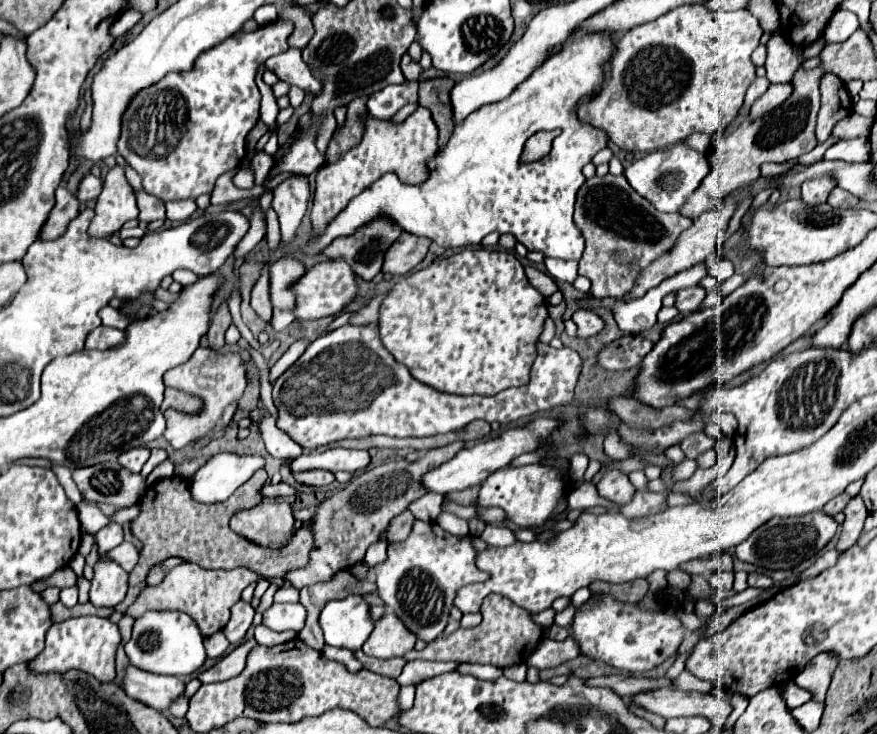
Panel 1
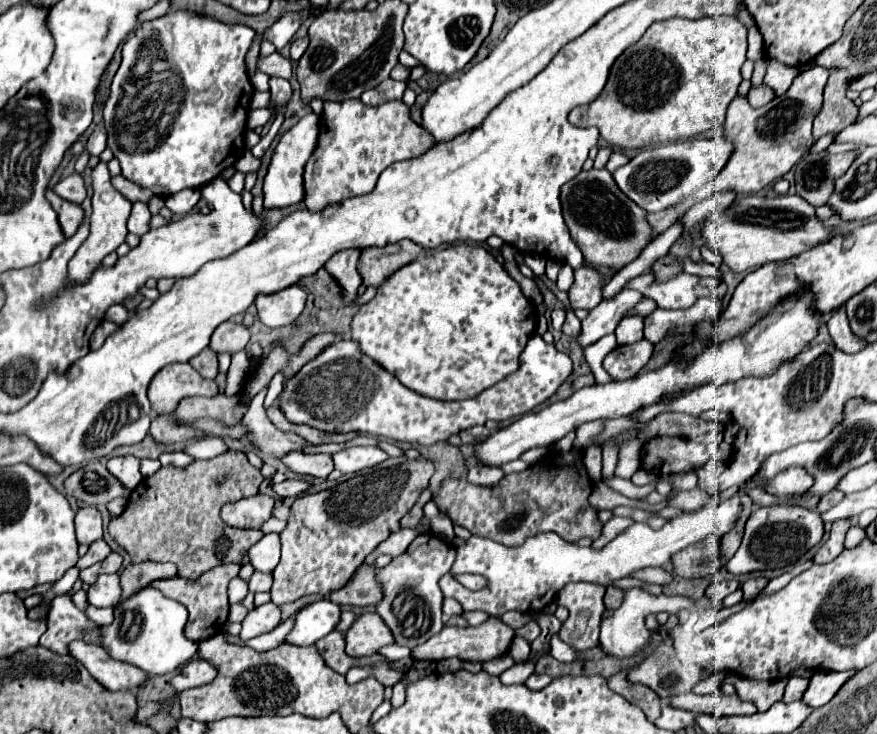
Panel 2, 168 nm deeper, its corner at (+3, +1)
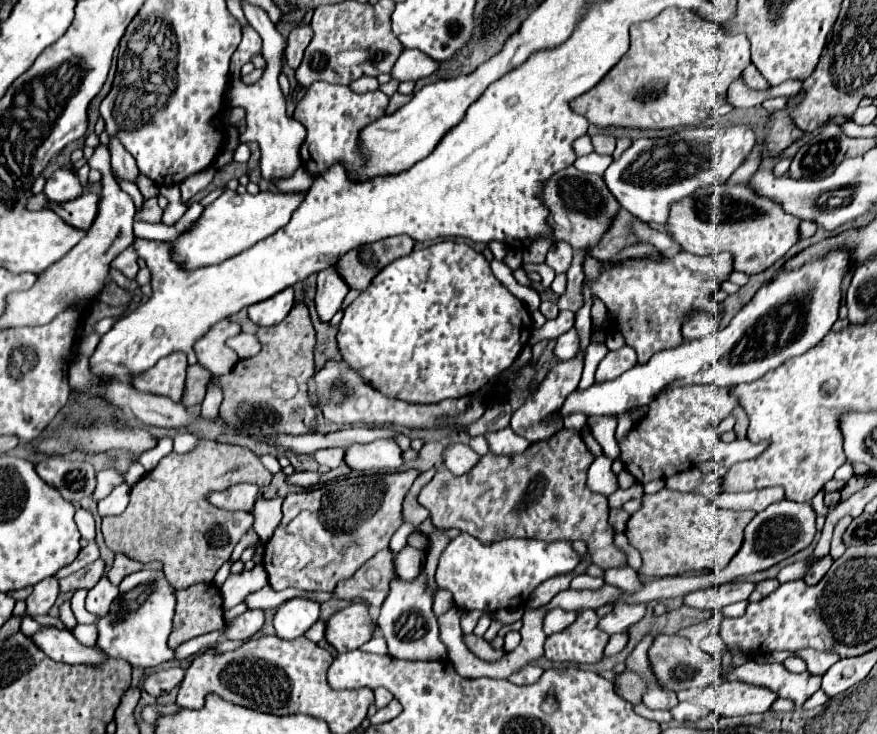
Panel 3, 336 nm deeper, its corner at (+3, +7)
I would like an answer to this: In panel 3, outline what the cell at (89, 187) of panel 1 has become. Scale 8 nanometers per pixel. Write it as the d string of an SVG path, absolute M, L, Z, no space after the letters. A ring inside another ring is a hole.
M61 168L61 170L55 170L51 178L47 178L43 192L49 202L65 202L81 196L83 186L79 184L71 168Z

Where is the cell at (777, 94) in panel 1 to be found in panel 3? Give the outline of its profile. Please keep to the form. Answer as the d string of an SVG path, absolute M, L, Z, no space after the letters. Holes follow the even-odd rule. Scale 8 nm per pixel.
M749 64L749 66L745 68L745 72L743 72L741 78L743 78L743 82L745 82L751 90L767 90L767 88L769 88L767 80L761 78L759 70L757 70L753 64Z

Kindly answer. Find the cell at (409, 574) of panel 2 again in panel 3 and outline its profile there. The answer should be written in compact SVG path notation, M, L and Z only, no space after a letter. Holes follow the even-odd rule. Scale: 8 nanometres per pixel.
M419 574L419 578L413 582L405 582L399 578L391 582L391 592L383 602L377 618L377 626L387 642L389 654L401 660L445 660L447 658L447 648L439 638L437 618L431 606L433 606L433 594L429 588L425 588L423 574Z

